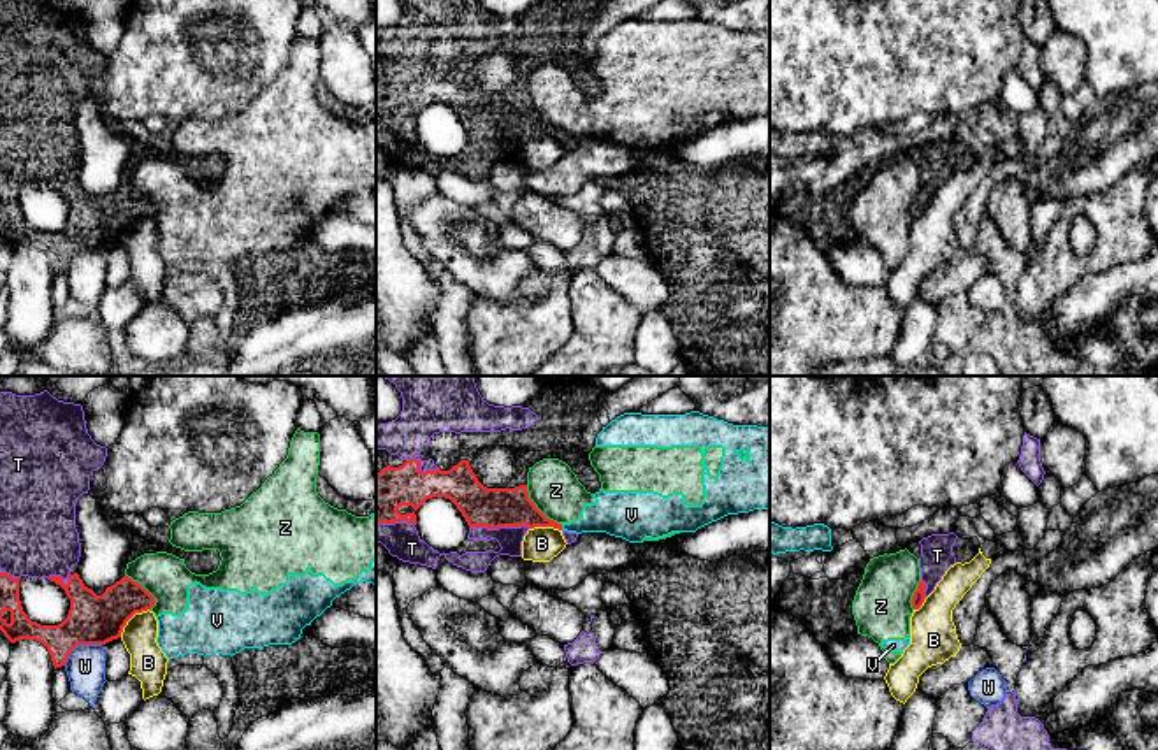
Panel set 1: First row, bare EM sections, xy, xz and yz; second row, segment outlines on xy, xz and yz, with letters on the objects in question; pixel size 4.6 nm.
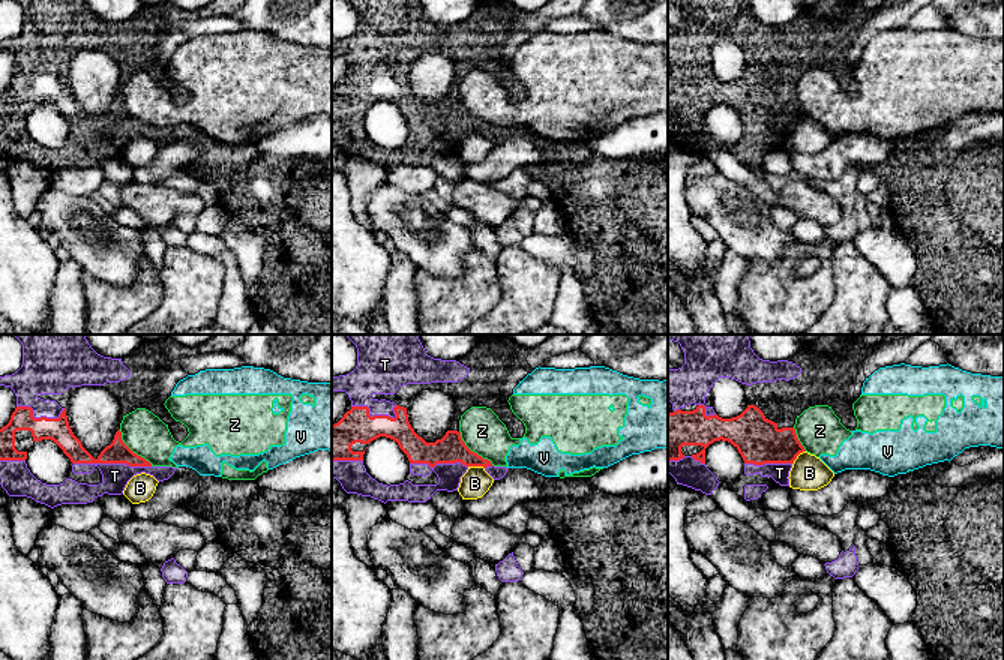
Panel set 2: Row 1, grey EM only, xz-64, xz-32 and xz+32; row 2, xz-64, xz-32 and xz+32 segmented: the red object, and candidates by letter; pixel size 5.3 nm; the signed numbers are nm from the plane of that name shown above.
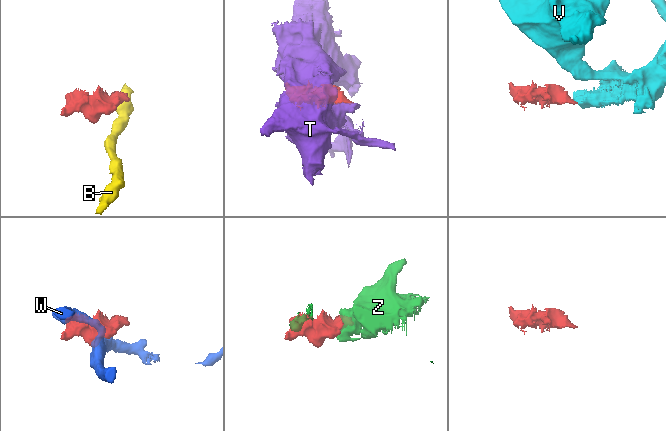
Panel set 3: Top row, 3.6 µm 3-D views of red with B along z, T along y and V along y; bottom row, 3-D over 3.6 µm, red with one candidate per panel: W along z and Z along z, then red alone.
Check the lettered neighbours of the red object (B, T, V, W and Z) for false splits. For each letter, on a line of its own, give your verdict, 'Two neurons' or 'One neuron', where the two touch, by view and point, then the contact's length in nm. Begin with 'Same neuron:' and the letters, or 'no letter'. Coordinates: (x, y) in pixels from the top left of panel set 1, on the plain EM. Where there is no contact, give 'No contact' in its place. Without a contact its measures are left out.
Same neuron: T
B: Two neurons. Touches red at xy (130, 223). Shared border 190 nm
T: One neuron. Touches red at xz (499, 132). Shared border 280 nm
V: Two neurons. Touches red at xz (561, 134). Shared border 40 nm
W: Two neurons. Touches red at xy (79, 250). Shared border 200 nm
Z: Two neurons. Touches red at xz (536, 115). Shared border 240 nm

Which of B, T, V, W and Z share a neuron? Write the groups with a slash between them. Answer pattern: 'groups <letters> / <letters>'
groups B / T / V Z / W

